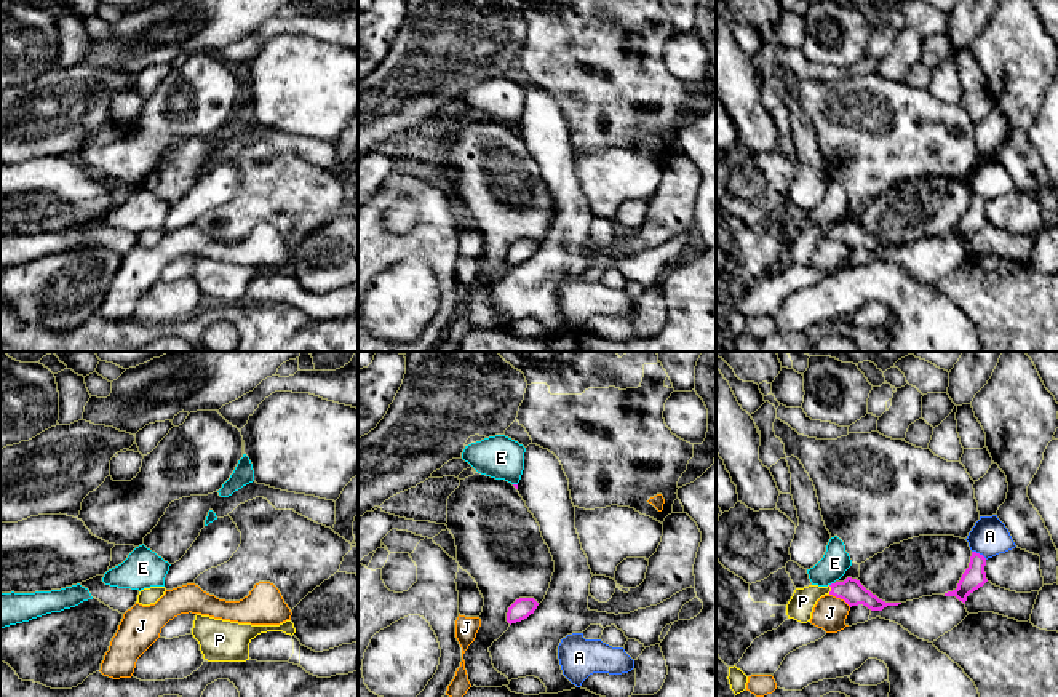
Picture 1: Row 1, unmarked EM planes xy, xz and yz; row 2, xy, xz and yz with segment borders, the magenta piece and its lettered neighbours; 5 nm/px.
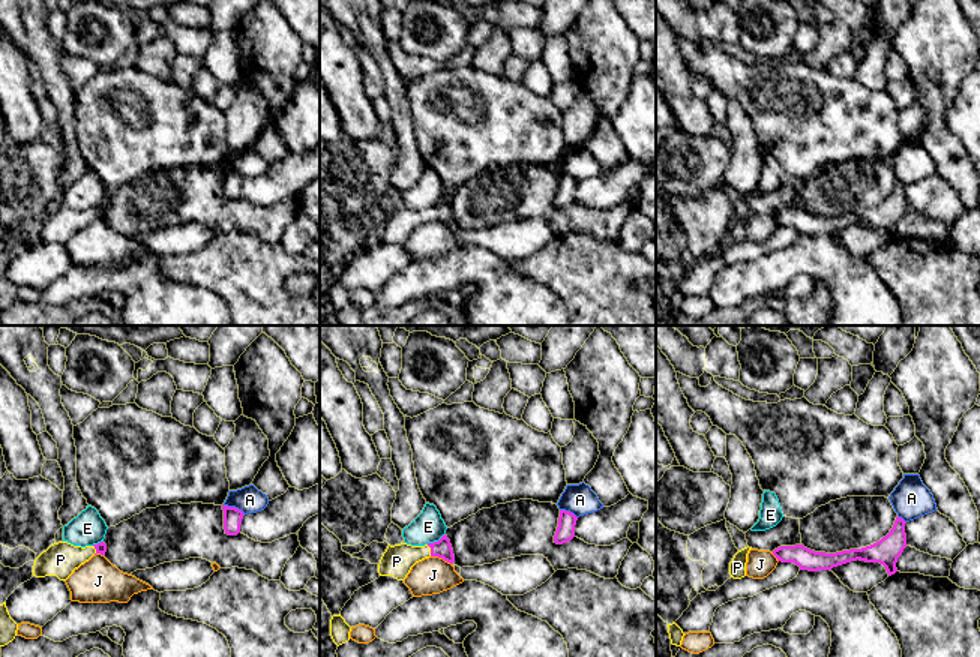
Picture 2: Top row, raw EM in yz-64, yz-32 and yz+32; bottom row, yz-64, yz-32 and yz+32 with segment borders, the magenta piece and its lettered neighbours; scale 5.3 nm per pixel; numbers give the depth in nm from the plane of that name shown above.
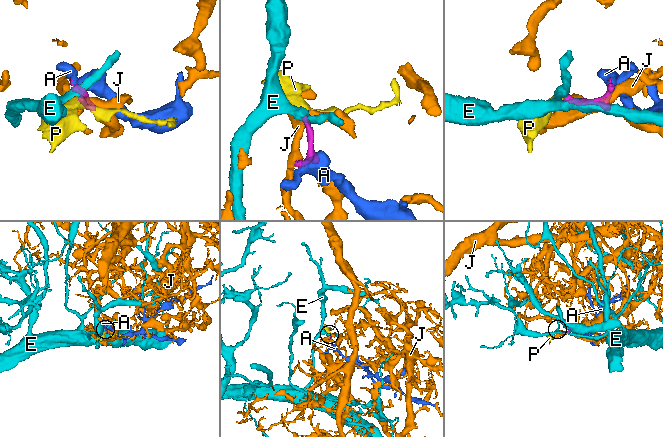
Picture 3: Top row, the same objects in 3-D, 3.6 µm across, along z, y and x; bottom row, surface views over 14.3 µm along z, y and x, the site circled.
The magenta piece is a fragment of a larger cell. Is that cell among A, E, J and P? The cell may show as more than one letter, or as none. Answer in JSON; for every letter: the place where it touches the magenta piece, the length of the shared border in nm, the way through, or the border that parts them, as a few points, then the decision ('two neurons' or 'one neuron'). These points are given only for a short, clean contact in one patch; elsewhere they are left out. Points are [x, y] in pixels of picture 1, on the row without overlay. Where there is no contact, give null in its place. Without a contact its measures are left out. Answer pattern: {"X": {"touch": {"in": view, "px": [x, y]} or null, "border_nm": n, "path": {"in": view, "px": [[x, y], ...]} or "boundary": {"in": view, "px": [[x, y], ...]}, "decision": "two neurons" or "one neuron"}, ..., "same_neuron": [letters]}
{"A": {"touch": {"in": "yz", "px": [978, 195]}, "border_nm": 90, "boundary": {"in": "yz", "px": [[972, 192], [986, 200]]}, "decision": "two neurons"}, "E": {"touch": {"in": "yz", "px": [831, 226]}, "border_nm": 30, "boundary": {"in": "yz", "px": [[833, 224], [830, 227]]}, "decision": "two neurons"}, "J": {"touch": {"in": "yz", "px": [841, 240]}, "border_nm": 130, "boundary": {"in": "yz", "px": [[830, 235], [843, 240], [851, 248]]}, "decision": "two neurons"}, "P": {"touch": {"in": "yz", "px": [831, 232]}, "border_nm": 50, "path": {"in": "yz", "px": [[851, 232], [831, 232], [814, 234], [803, 243]]}, "decision": "one neuron"}, "same_neuron": ["P"]}

